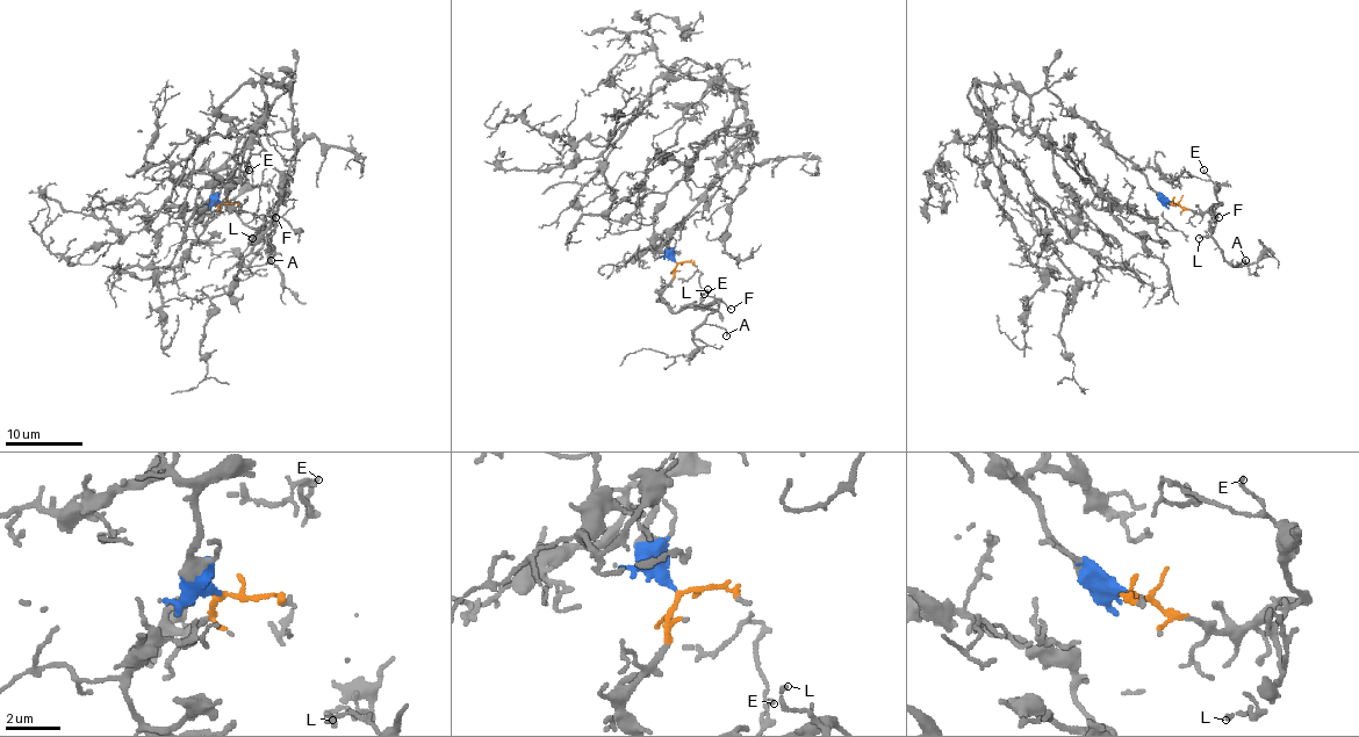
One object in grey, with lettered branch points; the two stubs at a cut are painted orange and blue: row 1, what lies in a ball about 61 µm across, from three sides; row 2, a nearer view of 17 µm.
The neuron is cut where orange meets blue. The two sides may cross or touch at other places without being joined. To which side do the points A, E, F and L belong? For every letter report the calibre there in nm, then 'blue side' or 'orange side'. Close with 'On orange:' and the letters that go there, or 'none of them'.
A: 150 nm | orange side
E: 120 nm | orange side
F: 120 nm | orange side
L: 140 nm | orange side
On orange: A, E, F, L

